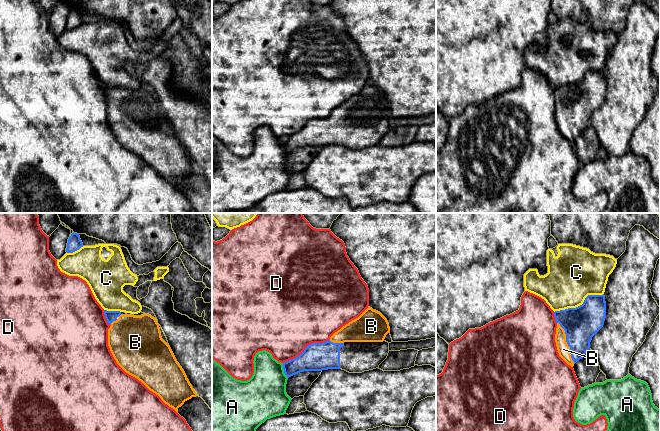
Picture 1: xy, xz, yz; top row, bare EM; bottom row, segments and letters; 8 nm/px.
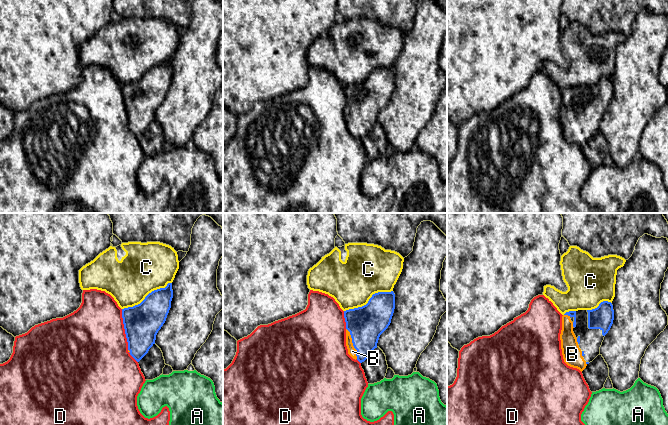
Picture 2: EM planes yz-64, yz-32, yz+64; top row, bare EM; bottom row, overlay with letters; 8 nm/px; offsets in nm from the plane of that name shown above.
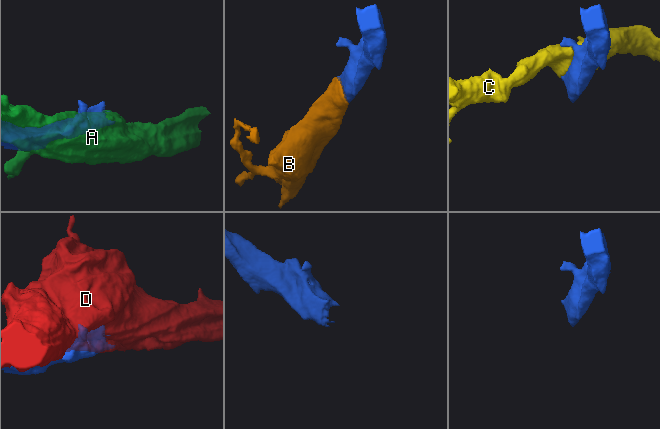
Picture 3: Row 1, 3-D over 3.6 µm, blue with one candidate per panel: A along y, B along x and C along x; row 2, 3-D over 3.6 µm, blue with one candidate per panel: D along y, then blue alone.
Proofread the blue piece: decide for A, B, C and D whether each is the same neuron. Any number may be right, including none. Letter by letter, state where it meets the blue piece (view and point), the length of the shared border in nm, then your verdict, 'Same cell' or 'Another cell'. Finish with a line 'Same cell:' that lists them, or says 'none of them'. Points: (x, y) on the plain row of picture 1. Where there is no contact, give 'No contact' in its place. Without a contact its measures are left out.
A: Touches blue at xz (284, 146). Shared border 130 nm. Another cell
B: Touches blue at yz (569, 122). Shared border 280 nm. Same cell
C: Touches blue at yz (580, 81). Shared border 420 nm. Another cell
D: Touches blue at xz (306, 123). Shared border 420 nm. Another cell
Same cell: B

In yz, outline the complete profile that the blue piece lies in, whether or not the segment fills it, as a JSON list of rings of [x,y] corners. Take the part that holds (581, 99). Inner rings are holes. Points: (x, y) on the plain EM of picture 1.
[[[588,71],[576,84],[555,87],[555,118],[559,132],[571,143],[590,125],[592,113],[603,103],[606,78],[603,71]]]

